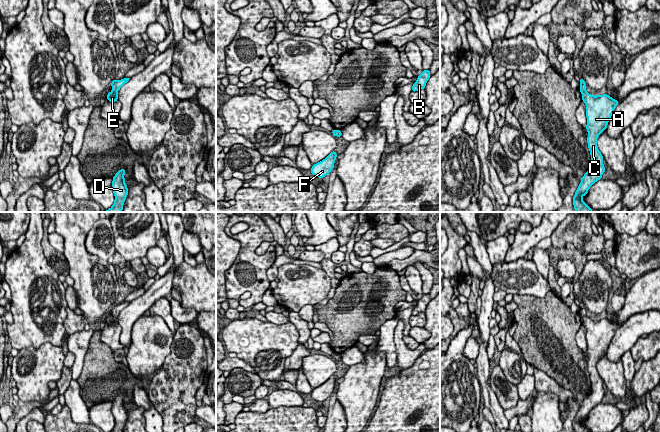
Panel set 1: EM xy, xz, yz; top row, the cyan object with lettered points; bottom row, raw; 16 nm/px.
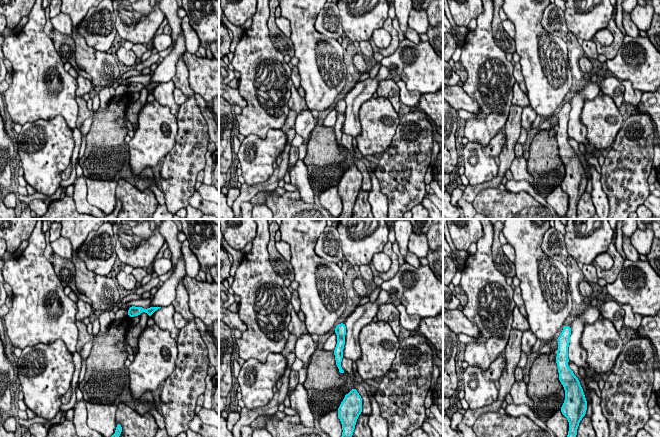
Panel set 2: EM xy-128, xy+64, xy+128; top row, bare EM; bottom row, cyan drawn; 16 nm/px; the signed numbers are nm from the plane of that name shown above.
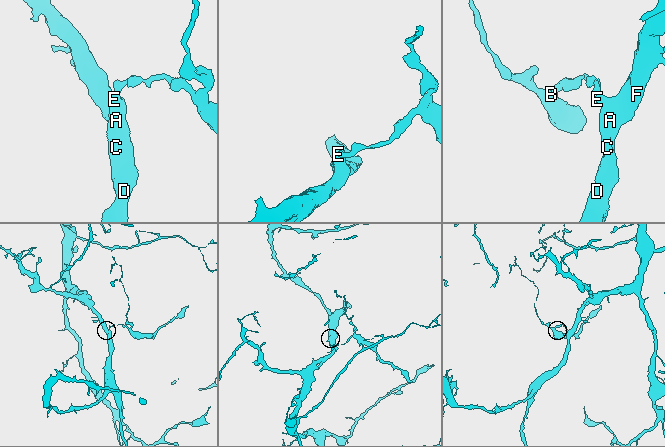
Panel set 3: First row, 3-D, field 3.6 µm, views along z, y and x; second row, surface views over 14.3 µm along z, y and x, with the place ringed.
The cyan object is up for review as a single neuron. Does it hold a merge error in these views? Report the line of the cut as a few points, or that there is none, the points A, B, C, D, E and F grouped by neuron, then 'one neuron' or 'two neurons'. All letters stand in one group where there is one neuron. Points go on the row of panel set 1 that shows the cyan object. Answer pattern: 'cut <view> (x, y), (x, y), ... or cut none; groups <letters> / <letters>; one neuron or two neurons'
cut xy (112, 91), (116, 94); groups A C D E F / B; two neurons

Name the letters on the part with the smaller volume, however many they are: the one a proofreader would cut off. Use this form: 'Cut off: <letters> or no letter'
Cut off: B

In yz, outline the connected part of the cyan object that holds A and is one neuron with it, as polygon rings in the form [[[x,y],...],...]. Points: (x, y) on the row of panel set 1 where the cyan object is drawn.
[[[588,92],[582,94],[582,101],[586,103],[586,117],[588,131],[587,143],[591,155],[591,168],[581,178],[573,197],[575,212],[592,212],[582,197],[588,193],[589,188],[602,178],[605,172],[603,156],[597,146],[598,136],[607,128],[610,117],[619,102],[607,94],[593,96]]]

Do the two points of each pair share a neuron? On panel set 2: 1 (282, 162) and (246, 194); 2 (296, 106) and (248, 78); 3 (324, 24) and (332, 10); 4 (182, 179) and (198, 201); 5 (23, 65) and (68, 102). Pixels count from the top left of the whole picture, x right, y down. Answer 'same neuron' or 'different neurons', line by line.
1: same neuron
2: different neurons
3: same neuron
4: different neurons
5: same neuron

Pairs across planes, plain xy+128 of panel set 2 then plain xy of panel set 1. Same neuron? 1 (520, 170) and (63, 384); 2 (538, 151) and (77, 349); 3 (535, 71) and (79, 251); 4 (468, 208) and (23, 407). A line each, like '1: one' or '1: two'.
1: two
2: two
3: one
4: two

